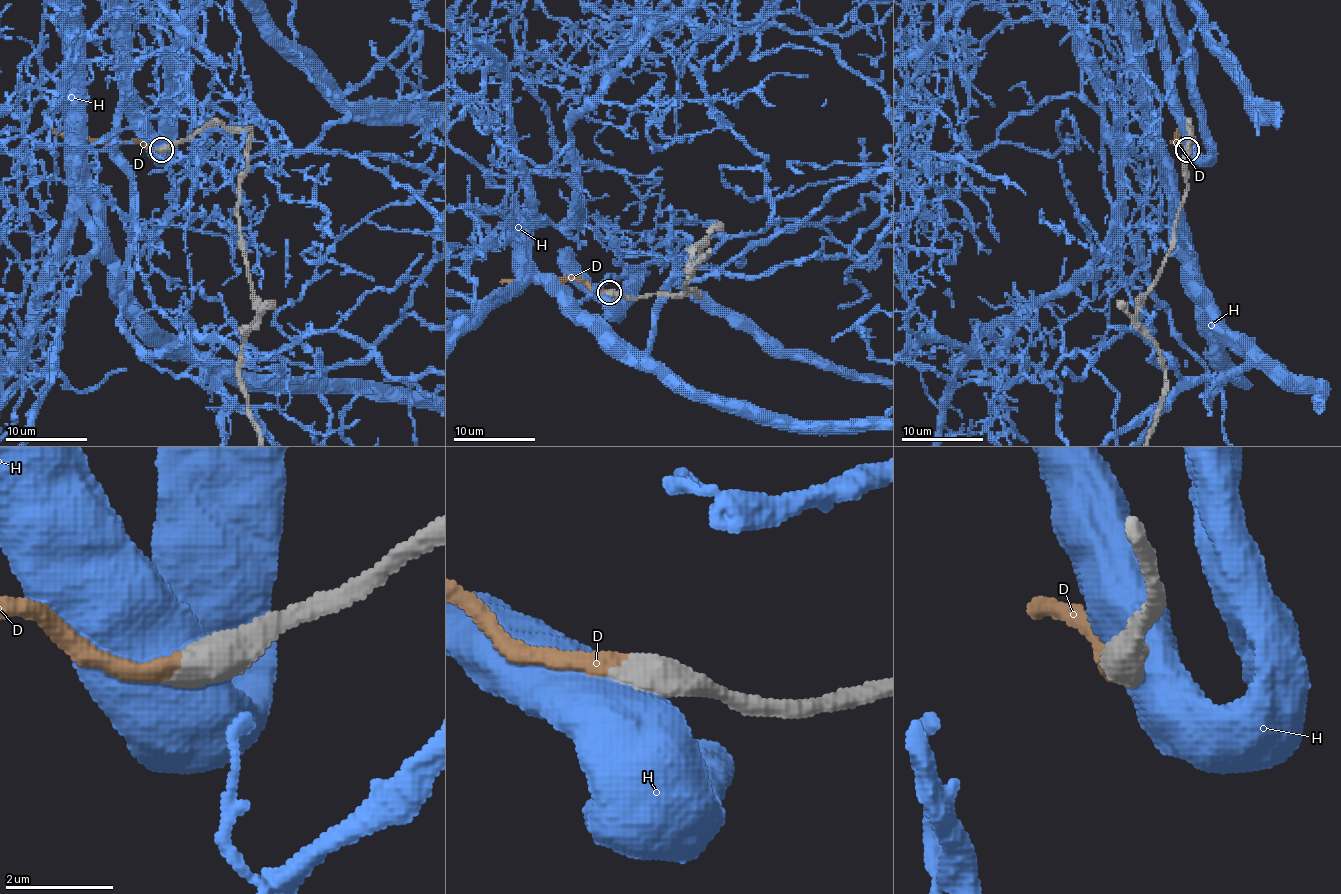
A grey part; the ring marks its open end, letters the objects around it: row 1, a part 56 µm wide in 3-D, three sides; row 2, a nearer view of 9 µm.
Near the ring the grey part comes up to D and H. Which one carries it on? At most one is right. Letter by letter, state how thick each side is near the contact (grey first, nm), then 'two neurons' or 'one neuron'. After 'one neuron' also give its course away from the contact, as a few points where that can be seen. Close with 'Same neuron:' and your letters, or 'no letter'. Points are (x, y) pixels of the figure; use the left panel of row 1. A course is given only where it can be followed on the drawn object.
D: 600 nm thick on the grey side, 320 nm on the other; one neuron; it runs (162, 149), (146, 149), (138, 141), (101, 143), (58, 135), (52, 129)
H: 700 nm thick on the grey side, 750 nm on the other; two neurons
Same neuron: D

